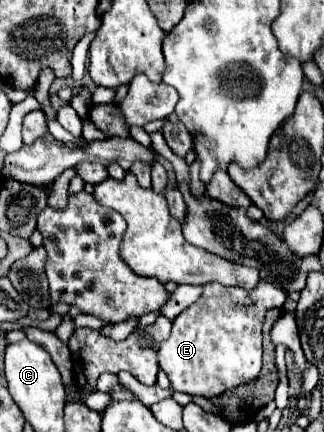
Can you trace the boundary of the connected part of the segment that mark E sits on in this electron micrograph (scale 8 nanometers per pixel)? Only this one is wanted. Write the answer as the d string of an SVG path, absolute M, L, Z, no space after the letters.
M260 281L254 291L244 291L240 287L224 287L220 283L206 283L202 297L172 321L172 333L158 349L160 369L164 369L170 379L170 395L188 393L188 395L214 399L232 387L256 379L262 369L264 315L272 307L282 307L284 301L286 301L286 293L270 281Z

